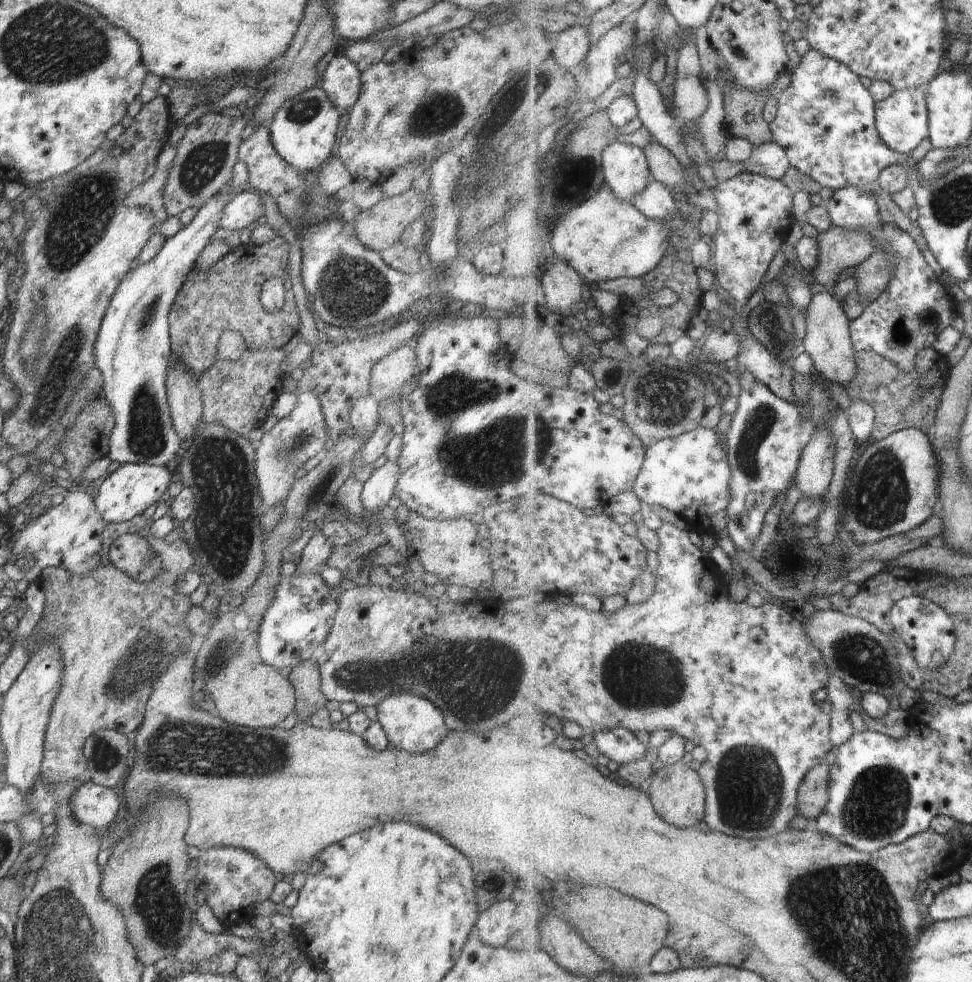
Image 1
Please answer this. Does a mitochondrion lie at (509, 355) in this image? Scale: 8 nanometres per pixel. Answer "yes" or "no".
no

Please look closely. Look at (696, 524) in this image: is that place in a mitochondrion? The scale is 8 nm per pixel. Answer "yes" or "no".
no

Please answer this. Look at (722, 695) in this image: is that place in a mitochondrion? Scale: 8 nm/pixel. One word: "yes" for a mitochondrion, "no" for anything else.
no

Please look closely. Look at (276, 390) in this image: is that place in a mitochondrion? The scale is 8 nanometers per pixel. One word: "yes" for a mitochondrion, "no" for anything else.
no

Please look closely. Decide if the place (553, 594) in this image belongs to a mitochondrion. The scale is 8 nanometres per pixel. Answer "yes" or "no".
no

